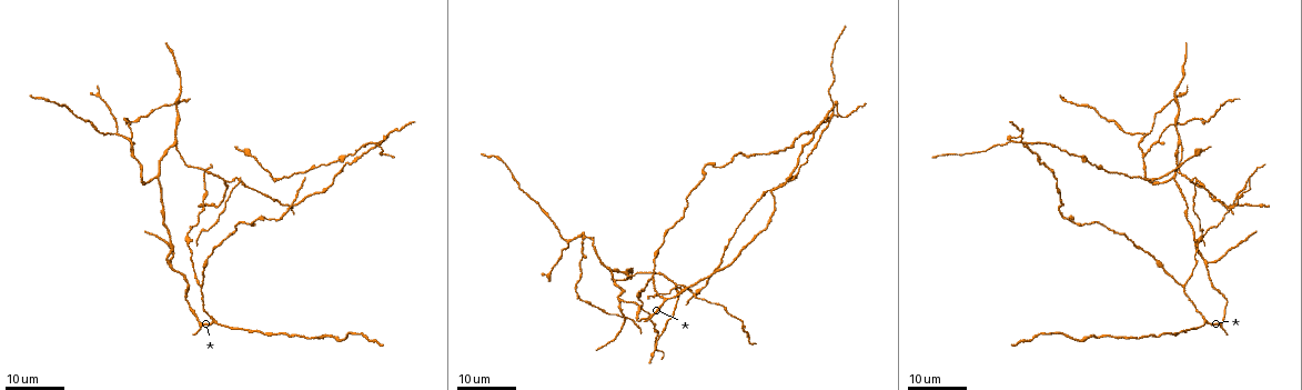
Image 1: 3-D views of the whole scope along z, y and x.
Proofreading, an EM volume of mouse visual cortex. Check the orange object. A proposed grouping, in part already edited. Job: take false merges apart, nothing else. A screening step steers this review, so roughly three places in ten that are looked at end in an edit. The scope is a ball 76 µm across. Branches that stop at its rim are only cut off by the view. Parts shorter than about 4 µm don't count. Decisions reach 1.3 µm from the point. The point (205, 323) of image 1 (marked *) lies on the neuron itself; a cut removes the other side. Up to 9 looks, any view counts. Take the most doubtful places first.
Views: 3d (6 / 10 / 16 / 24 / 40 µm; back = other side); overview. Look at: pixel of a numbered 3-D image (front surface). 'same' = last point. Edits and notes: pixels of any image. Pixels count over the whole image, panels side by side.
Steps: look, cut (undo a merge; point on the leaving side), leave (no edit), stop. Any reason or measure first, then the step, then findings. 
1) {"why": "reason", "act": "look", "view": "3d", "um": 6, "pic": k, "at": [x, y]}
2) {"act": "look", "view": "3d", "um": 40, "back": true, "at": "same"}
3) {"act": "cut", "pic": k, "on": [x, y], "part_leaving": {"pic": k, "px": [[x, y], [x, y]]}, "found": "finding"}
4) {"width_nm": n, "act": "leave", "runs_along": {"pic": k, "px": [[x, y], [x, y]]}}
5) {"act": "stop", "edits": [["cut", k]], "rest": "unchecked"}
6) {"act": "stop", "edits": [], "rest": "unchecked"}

{"why": "three-way junction", "act": "look", "view": "3d", "um": 24, "pic": 1, "at": [690, 292]}

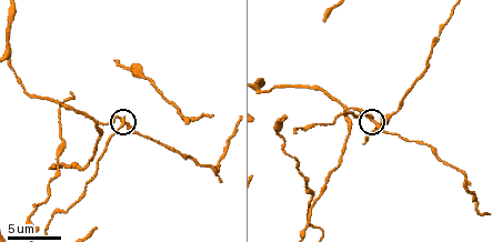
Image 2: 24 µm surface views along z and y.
{"act": "look", "view": "3d", "um": 6, "pic": 2, "at": [373, 120]}

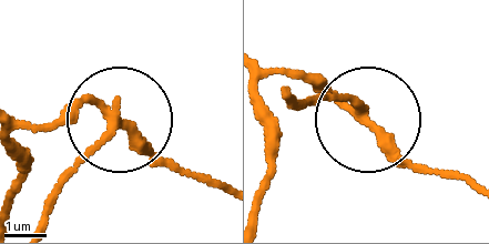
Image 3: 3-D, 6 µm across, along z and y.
{"side_arm_um": 15, "act": "cut", "pic": 3, "on": [65, 175], "part_leaving": {"pic": 3, "px": [[111, 123], [47, 225]]}, "found": "a second neuron is stuck on"}

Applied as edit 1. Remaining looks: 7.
{"act": "look", "view": "overview"}

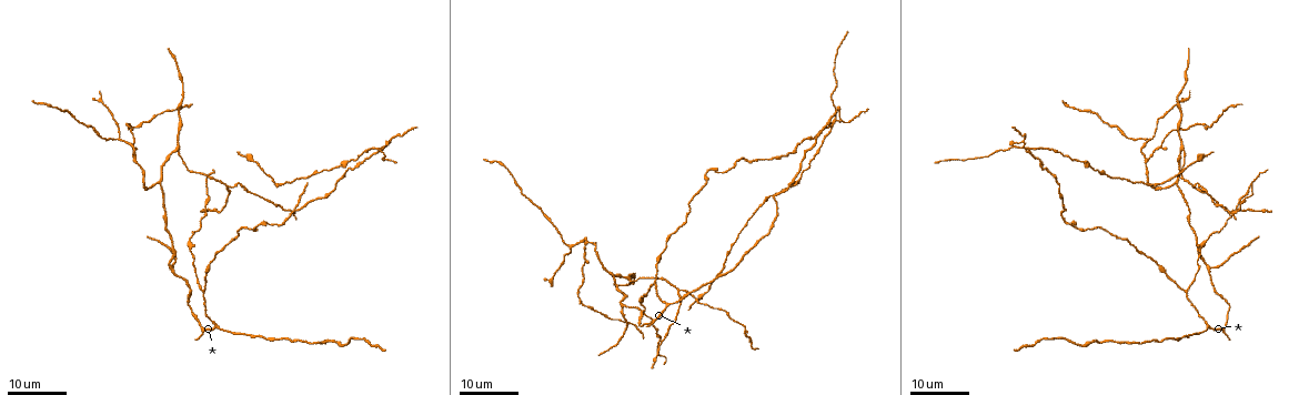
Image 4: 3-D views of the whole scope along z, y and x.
{"why": "three-way junction", "act": "look", "view": "3d", "um": 24, "pic": 4, "at": [178, 151]}

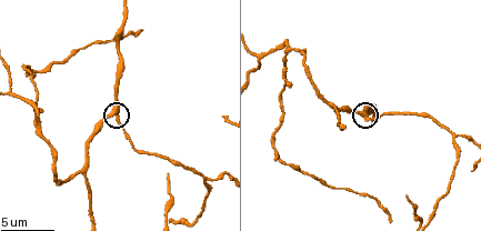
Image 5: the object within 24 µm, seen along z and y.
{"act": "look", "view": "3d", "um": 6, "pic": 5, "at": [118, 115]}

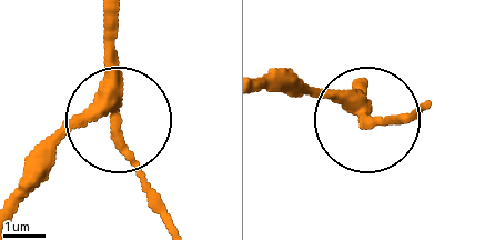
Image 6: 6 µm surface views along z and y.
{"side_arm_um": 20, "arms": 3, "act": "leave", "found": "one neuron here"}

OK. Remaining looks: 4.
{"why": "three arms meet", "act": "look", "view": "3d", "um": 16, "pic": 5, "at": [38, 127]}

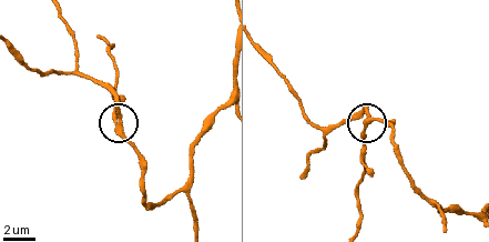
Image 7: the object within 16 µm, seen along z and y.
{"side_arm_um": 29, "act": "leave", "found": "continuous, no second neuron"}

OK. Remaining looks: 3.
{"why": "arms part here", "act": "look", "view": "3d", "um": 24, "pic": 4, "at": [173, 267]}

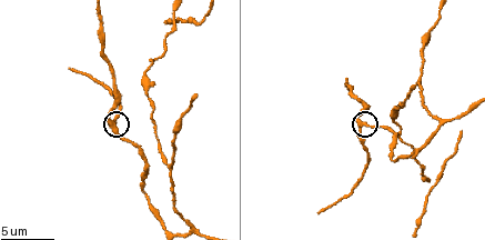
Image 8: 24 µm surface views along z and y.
{"act": "look", "view": "3d", "um": 10, "pic": 8, "at": [113, 121]}

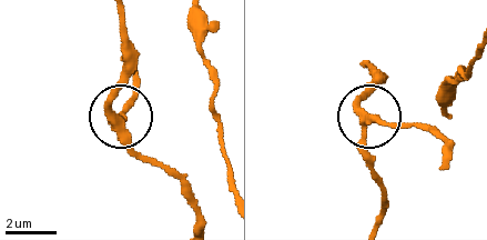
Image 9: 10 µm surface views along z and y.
{"arms": 3, "act": "leave", "found": "continuous, no second neuron"}

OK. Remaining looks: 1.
{"why": "a fork", "act": "look", "view": "3d", "um": 6, "pic": 5, "at": [81, 169]}

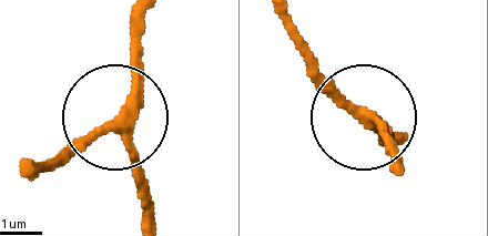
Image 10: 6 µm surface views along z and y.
{"width_nm": 240, "act": "leave", "runs_along": {"pic": 10, "px": [[151, 215], [119, 123], [48, 170]]}, "found": "all the same neuron"}

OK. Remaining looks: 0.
{"act": "stop", "edits": [["cut", 3]], "rest": "unchecked"}

